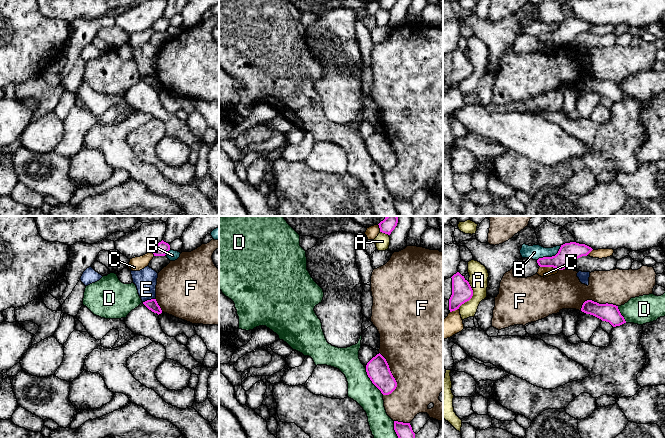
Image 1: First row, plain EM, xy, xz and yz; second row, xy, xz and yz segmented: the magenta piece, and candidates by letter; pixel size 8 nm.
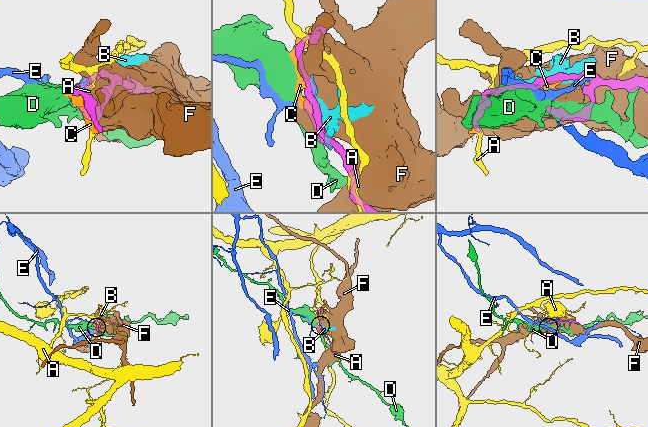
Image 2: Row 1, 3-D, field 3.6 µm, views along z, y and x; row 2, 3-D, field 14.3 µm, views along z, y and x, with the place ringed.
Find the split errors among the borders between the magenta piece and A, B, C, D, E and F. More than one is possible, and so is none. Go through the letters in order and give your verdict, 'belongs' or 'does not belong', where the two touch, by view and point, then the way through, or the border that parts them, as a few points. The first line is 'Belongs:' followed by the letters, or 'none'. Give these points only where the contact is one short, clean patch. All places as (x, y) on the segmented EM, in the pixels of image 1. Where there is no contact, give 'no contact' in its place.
Belongs: none
A: does not belong; meets magenta in yz at (472, 295)
B: does not belong; meets magenta in yz at (550, 257)
C: does not belong; meets magenta in yz at (549, 266)
D: does not belong; meets magenta in xz at (371, 380)
E: does not belong; meets magenta in xy at (148, 300); border along xy (154, 298), (143, 302)
F: does not belong; meets magenta in xz at (391, 374)

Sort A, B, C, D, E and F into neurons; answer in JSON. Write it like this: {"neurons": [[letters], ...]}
{"neurons": [["A"], ["B", "C"], ["D"], ["E"], ["F"]]}

